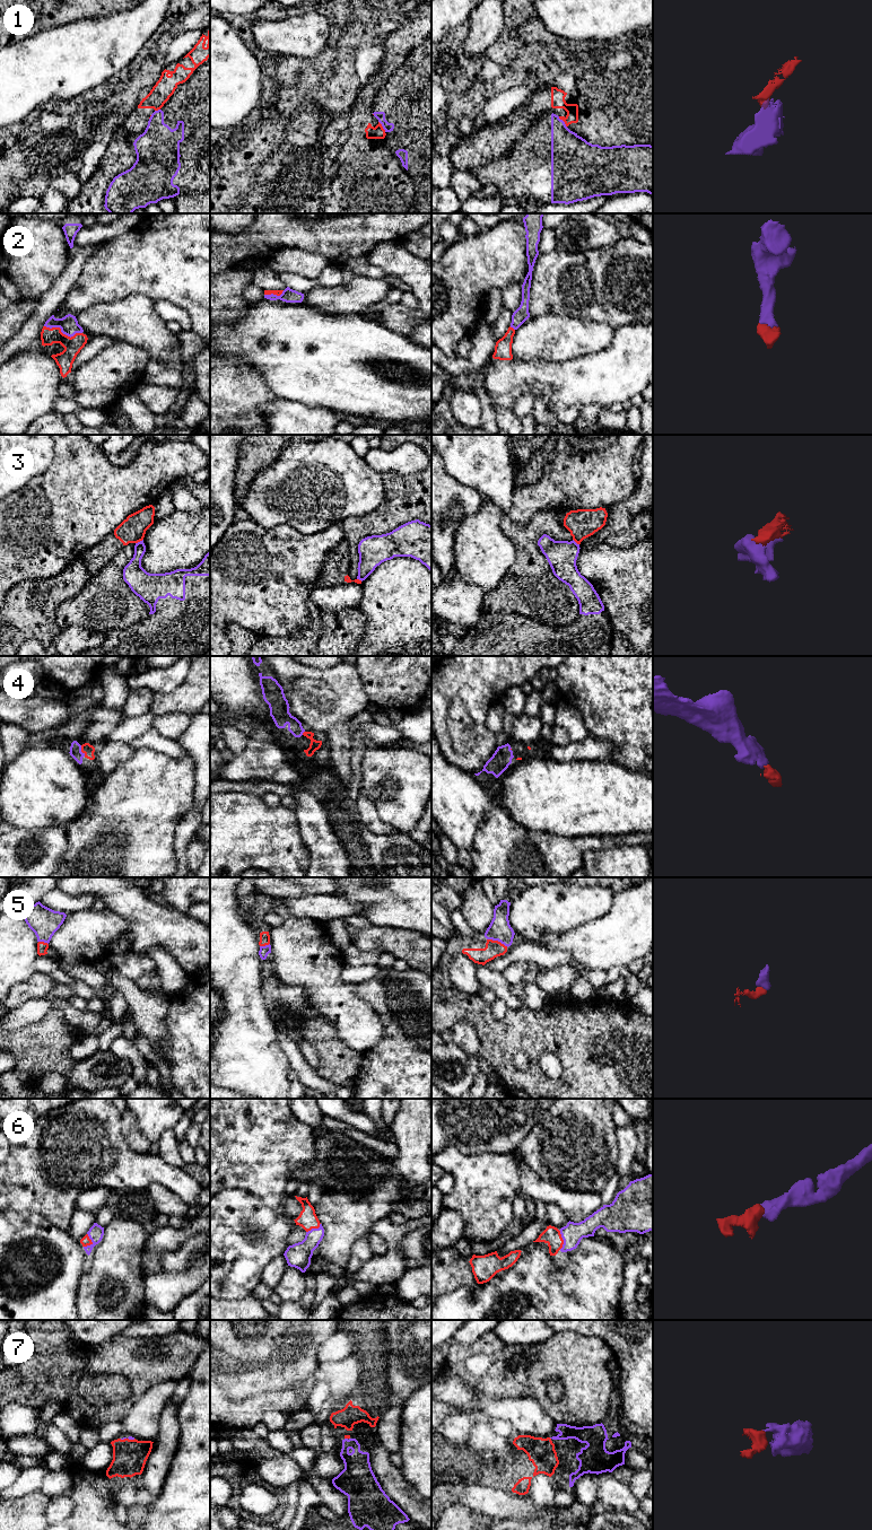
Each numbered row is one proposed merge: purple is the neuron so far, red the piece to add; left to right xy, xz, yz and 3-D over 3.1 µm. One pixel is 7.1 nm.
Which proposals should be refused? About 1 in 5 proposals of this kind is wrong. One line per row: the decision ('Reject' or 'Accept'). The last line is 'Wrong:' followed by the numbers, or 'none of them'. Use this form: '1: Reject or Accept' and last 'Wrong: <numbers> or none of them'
1: Reject
2: Accept
3: Reject
4: Accept
5: Accept
6: Accept
7: Accept
Wrong: 1, 3

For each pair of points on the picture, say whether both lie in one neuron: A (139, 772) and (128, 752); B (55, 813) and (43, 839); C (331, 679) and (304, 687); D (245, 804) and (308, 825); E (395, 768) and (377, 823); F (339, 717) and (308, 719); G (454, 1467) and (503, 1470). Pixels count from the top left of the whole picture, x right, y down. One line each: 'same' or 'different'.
A: different
B: different
C: different
D: different
E: different
F: same
G: same

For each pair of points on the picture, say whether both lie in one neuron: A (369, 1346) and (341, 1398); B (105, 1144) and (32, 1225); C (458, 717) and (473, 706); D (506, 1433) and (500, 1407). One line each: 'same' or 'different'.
A: same
B: different
C: different
D: different

